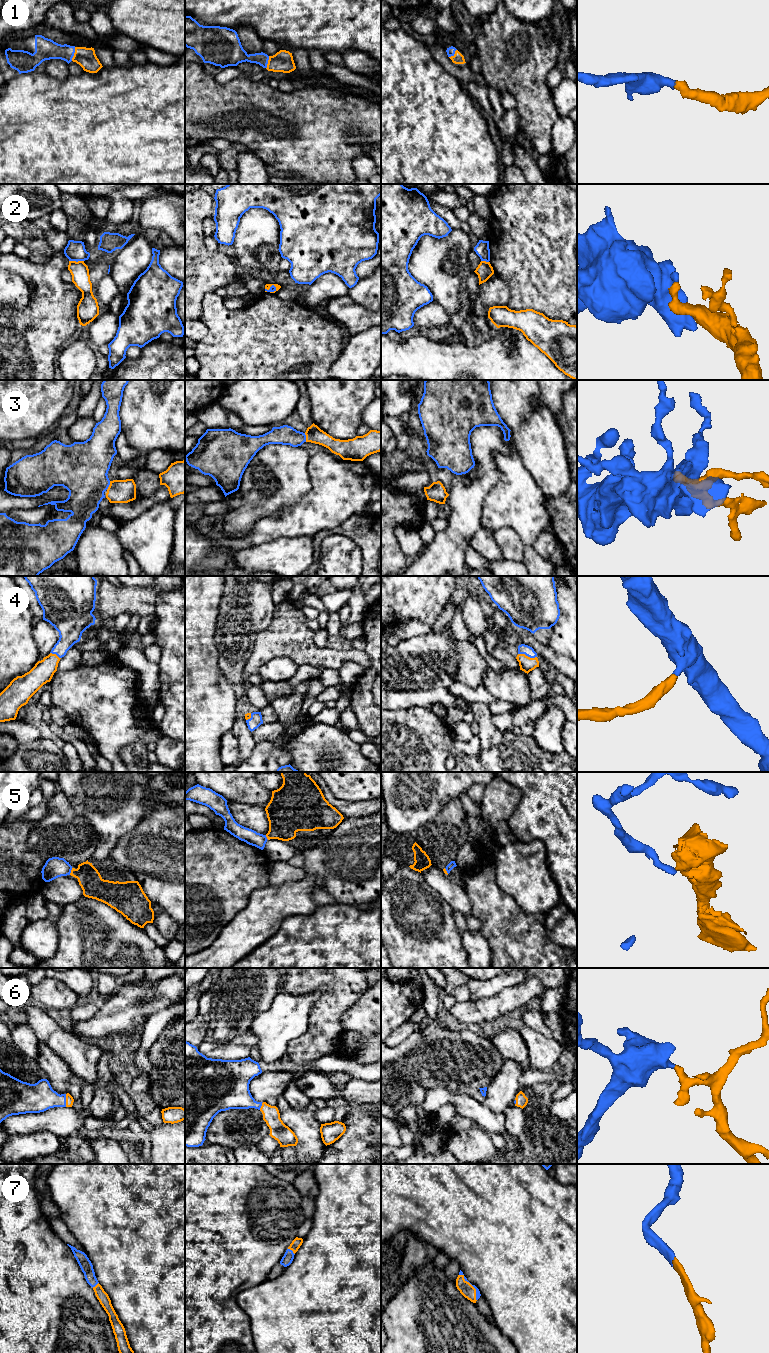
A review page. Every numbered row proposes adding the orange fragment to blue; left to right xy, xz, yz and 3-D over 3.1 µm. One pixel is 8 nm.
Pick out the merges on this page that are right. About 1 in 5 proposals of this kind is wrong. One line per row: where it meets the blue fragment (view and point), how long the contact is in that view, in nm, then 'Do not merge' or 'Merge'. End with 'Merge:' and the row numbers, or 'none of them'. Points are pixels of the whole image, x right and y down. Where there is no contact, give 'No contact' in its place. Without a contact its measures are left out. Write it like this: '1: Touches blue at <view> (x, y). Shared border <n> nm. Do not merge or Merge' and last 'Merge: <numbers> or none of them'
1: Touches blue at xy (73, 54). Shared border 120 nm. Merge
2: Touches blue at xy (76, 261). Shared border 120 nm. Do not merge
3: Touches blue at xy (109, 484). Shared border 80 nm. Merge
4: Touches blue at yz (527, 655). Shared border 160 nm. Merge
5: Touches blue at xy (70, 871). Shared border 60 nm. Do not merge
6: Touches blue at xy (65, 1100). Shared border 100 nm. Merge
7: Touches blue at yz (472, 1285). Shared border 260 nm. Merge
Merge: 1, 3, 4, 6, 7

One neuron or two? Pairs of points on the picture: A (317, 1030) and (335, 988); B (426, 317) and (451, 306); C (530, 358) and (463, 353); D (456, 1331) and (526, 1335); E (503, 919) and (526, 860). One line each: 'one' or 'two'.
A: one
B: two
C: one
D: two
E: two

